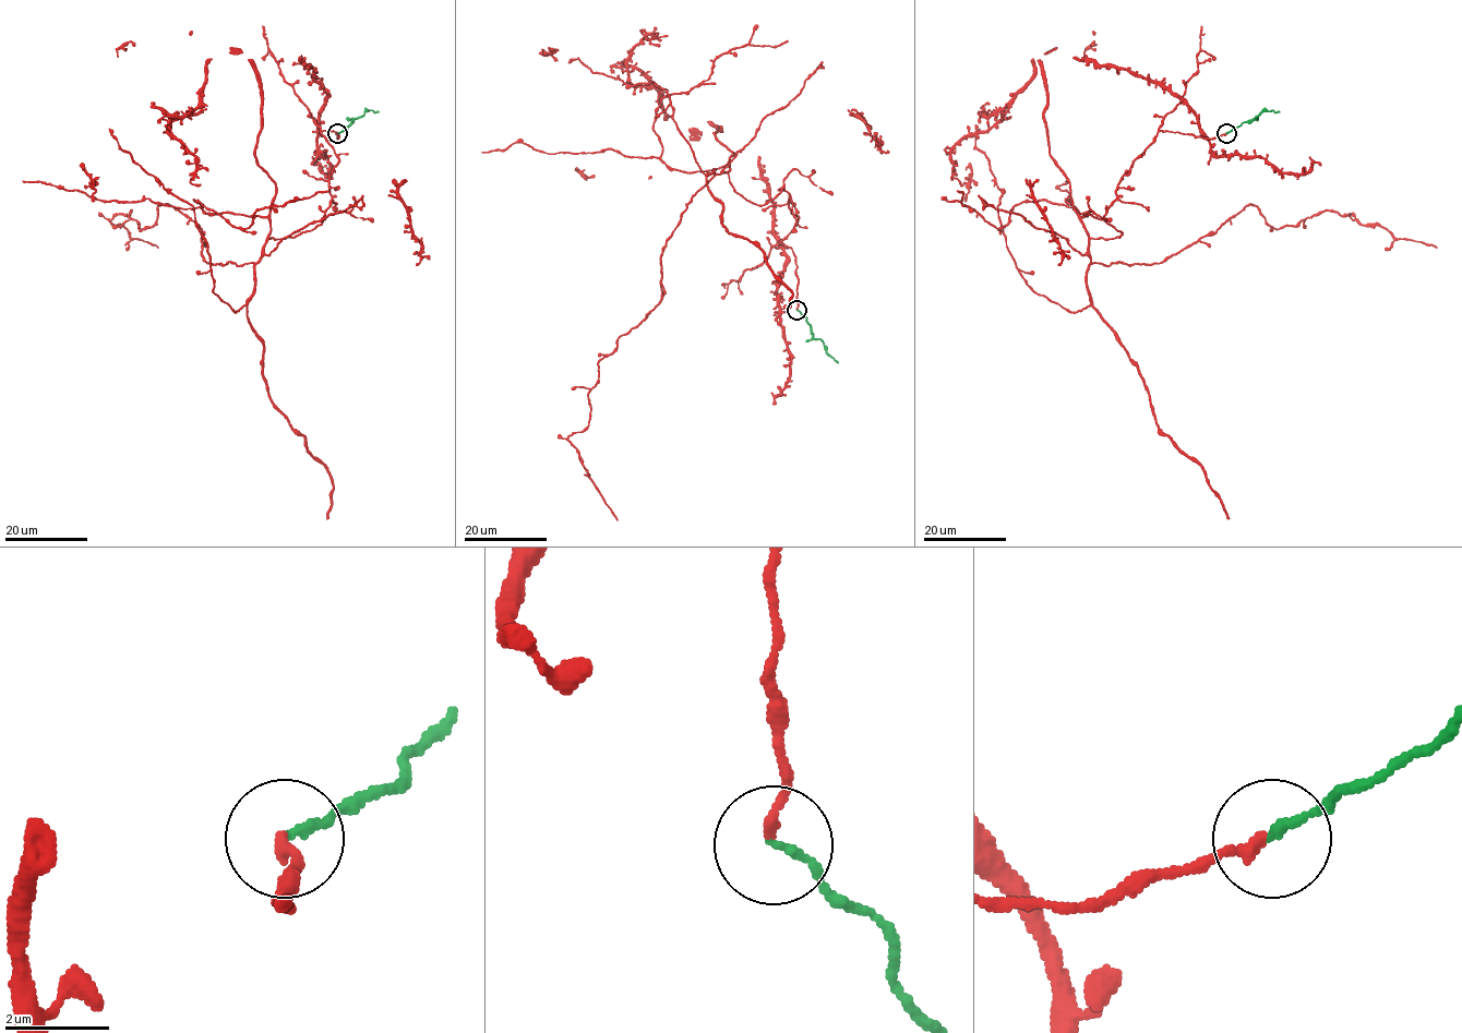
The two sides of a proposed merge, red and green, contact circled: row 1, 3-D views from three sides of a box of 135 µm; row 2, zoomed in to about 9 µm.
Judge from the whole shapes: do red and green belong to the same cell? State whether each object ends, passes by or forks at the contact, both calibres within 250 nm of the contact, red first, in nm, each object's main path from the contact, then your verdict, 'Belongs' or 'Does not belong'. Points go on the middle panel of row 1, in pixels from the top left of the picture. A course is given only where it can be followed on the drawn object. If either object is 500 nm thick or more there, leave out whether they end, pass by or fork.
At the ring red ends. At the ring green ends. Thickness 220 nm (red) against 160 nm. Course of red: (797, 310), (789, 195), (757, 204), (714, 176), (568, 437), (616, 520). Course of green: (797, 310), (806, 317), (812, 336), (821, 339), (826, 351), (838, 362). Belongs

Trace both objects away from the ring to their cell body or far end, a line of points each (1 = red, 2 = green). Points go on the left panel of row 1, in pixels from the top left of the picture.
1: (337, 133), (322, 131), (338, 160), (312, 230), (219, 264), (168, 204), (153, 226), (109, 219), (157, 248)
2: (337, 133), (366, 111), (379, 111)

